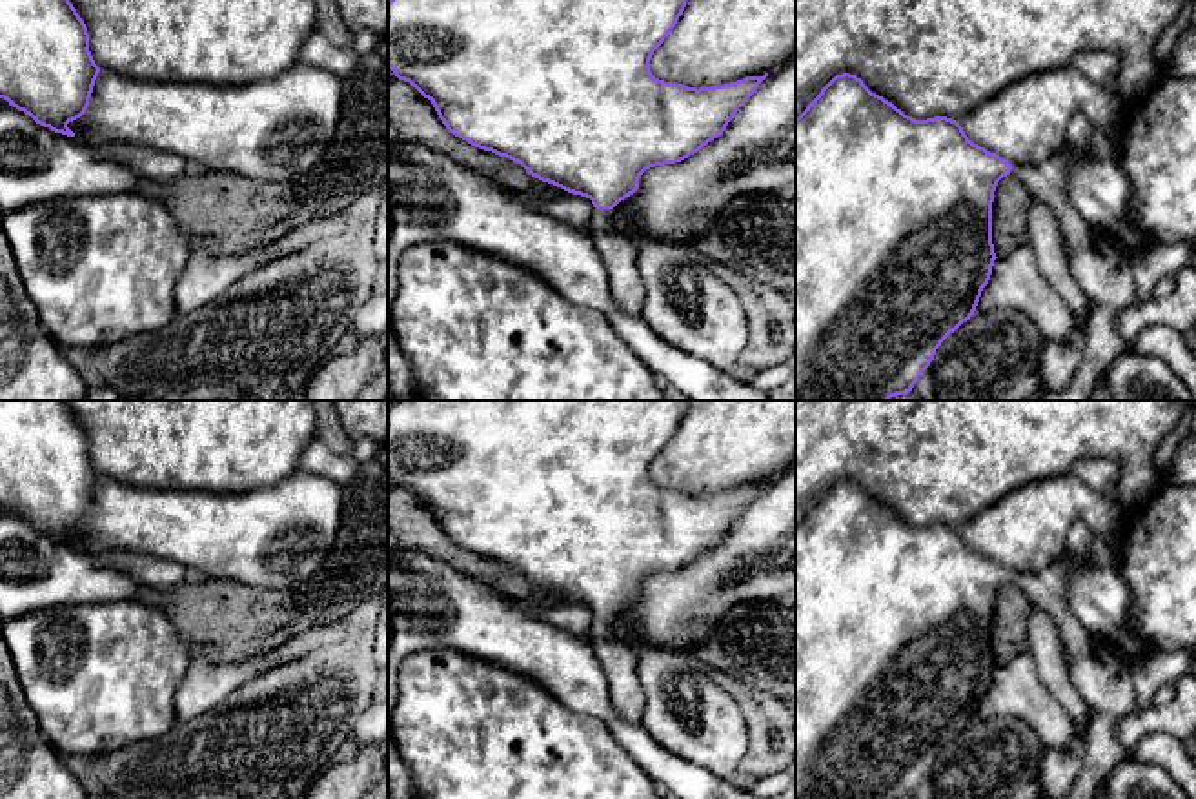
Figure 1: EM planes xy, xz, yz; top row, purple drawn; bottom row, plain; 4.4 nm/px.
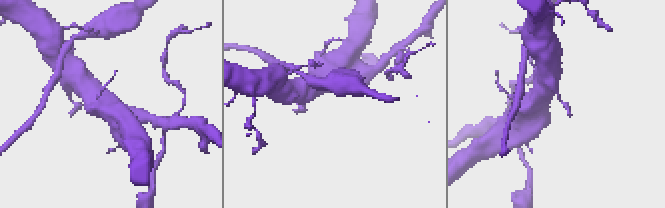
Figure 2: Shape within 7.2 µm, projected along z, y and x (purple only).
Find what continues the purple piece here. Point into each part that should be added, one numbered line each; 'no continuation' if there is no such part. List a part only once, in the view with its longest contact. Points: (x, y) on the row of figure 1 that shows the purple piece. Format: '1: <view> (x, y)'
1: xz (619, 253)

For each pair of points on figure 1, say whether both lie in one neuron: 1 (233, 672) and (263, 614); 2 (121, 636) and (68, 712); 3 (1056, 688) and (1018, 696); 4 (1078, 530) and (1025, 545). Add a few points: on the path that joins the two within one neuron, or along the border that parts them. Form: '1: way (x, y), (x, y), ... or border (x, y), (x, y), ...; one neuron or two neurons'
1: border (277, 647), (239, 661), (195, 659); two neurons
2: way (121, 654), (121, 659), (86, 694); one neuron
3: border (1027, 652), (1045, 690), (1073, 725); two neurons
4: border (1085, 521), (1073, 525), (1064, 550); two neurons

